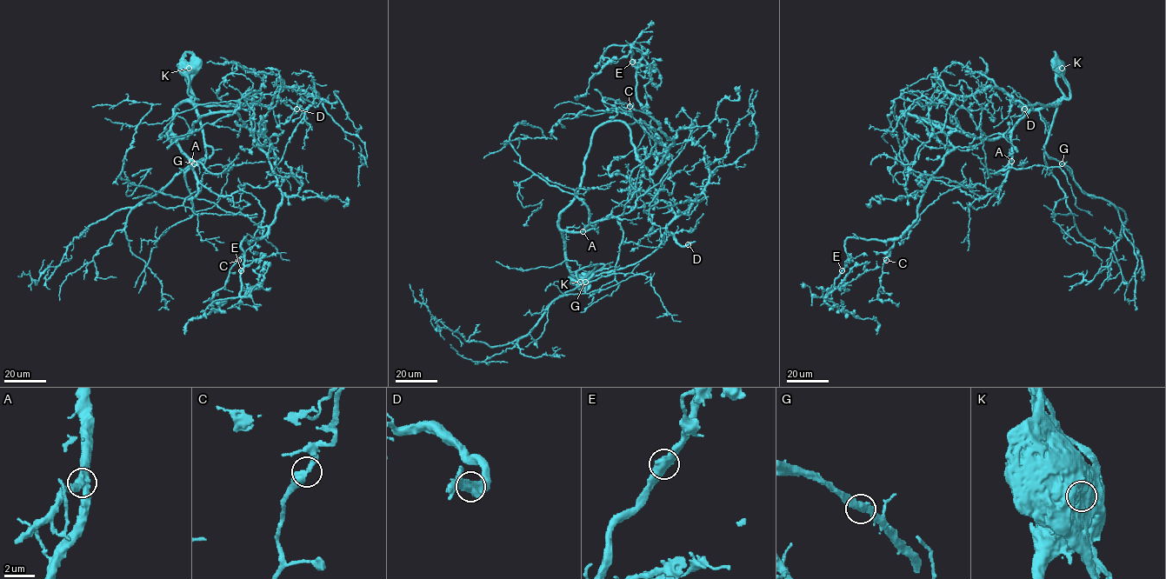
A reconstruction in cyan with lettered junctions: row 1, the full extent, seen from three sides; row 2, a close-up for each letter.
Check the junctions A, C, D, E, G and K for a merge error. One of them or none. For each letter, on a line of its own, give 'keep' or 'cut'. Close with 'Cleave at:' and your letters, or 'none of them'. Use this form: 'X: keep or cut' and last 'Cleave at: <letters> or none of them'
A: keep
C: keep
D: keep
E: keep
G: keep
K: cut
Cleave at: K

